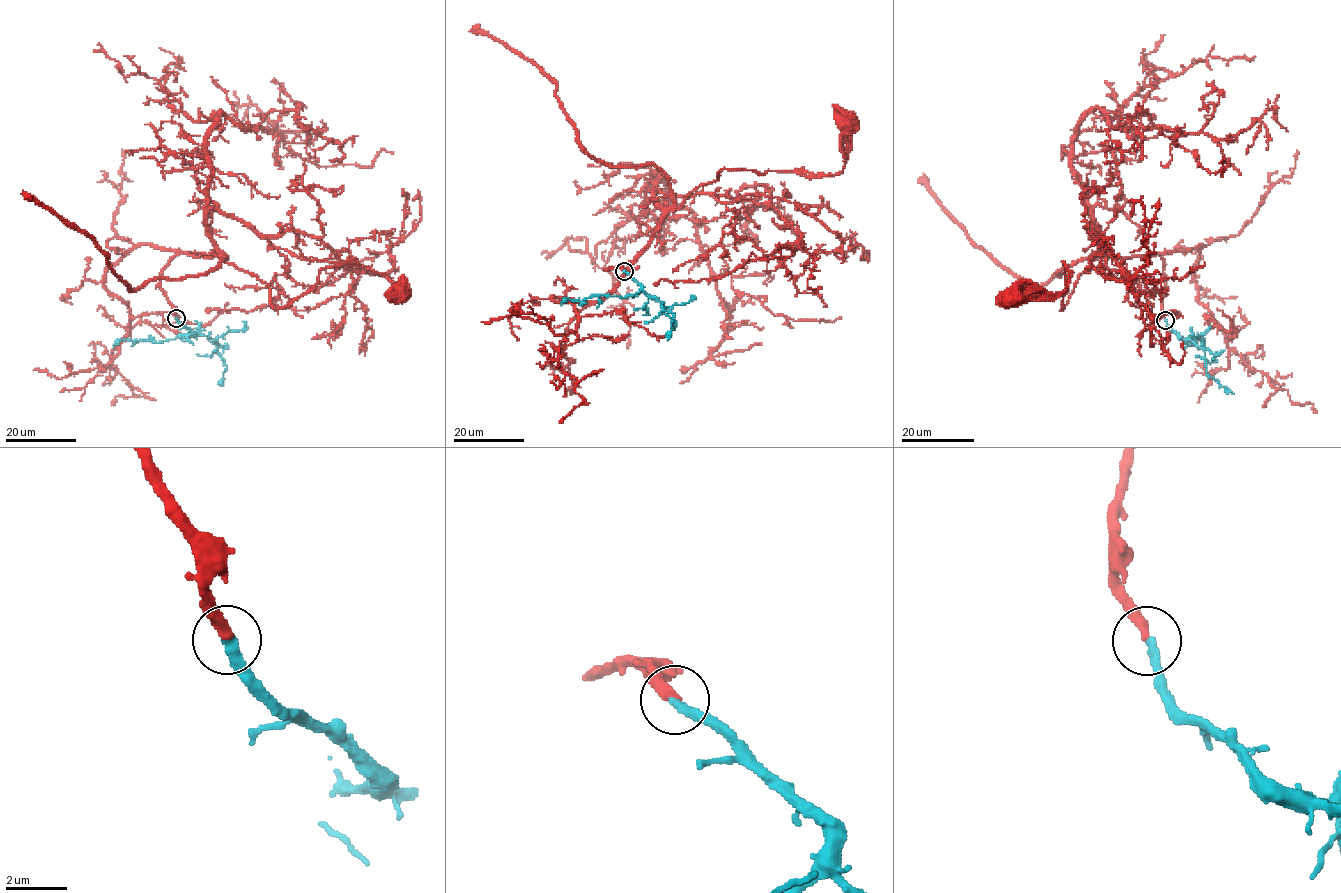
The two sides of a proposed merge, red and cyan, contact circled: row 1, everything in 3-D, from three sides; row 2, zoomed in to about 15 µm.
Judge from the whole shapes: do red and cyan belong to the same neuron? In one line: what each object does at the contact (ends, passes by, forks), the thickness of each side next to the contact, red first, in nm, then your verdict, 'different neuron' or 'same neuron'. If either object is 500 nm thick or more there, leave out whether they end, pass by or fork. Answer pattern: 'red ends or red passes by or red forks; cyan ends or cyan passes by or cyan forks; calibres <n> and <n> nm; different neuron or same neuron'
red ends; cyan ends; calibres 340 and 320 nm; same neuron

